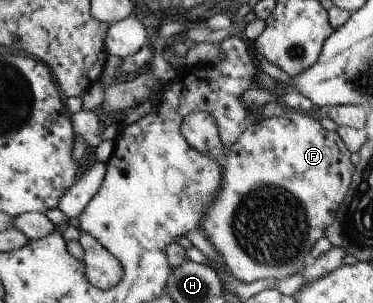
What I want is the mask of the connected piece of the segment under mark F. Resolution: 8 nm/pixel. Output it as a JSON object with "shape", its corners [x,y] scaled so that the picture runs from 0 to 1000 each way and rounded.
{"shape":[[[764,363],[759,383],[727,380],[700,393],[694,403],[676,409],[654,439],[641,442],[635,469],[619,482],[619,488],[603,488],[590,452],[584,449],[582,403],[576,403],[576,383],[560,376],[560,370],[525,366],[523,373],[507,376],[496,403],[491,406],[491,436],[496,455],[504,459],[507,482],[517,482],[528,502],[571,521],[587,535],[587,548],[606,561],[598,571],[598,601],[592,601],[592,634],[587,634],[587,653],[576,660],[576,673],[566,673],[560,686],[560,706],[550,706],[550,726],[539,733],[531,762],[544,766],[560,799],[576,812],[576,825],[592,838],[598,865],[609,871],[609,888],[630,911],[635,924],[649,934],[668,937],[692,924],[708,924],[716,917],[737,917],[743,927],[780,914],[791,908],[791,898],[807,898],[812,891],[812,851],[834,832],[839,805],[847,805],[879,746],[887,746],[893,726],[898,726],[901,700],[914,680],[914,667],[925,653],[936,611],[941,607],[941,581],[952,564],[952,548],[941,535],[941,498],[933,482],[925,482],[922,462],[912,455],[903,436],[882,436],[861,416],[853,386],[831,373],[810,373],[796,363]]]}

